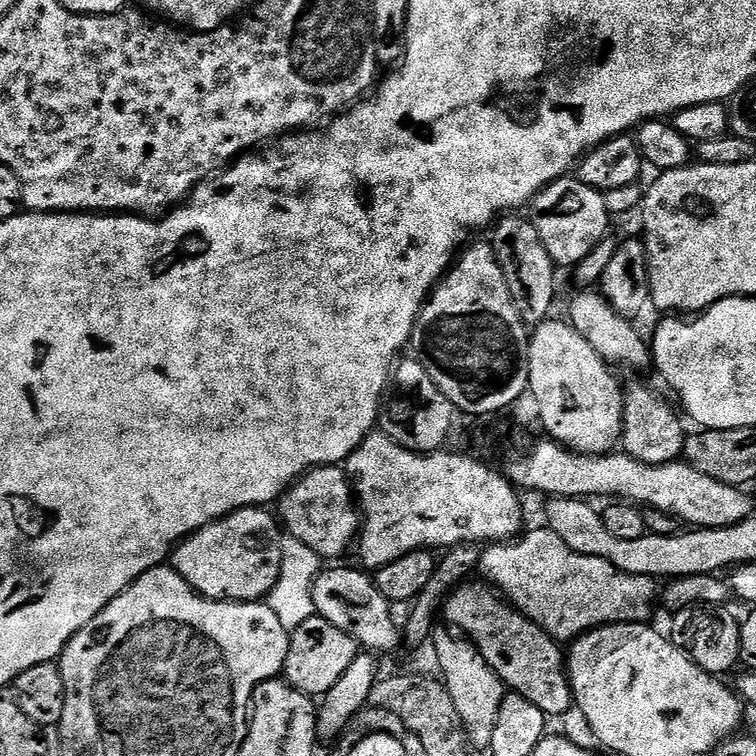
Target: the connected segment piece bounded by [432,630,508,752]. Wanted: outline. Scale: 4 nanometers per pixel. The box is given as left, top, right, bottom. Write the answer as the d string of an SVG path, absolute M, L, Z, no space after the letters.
M437 631L432 640L432 647L434 646L441 672L439 675L447 686L450 698L454 700L455 710L458 711L460 721L464 724L464 732L468 736L469 747L473 751L486 752L490 746L493 724L497 720L498 707L508 690L470 640L459 638L449 631L443 631Z

